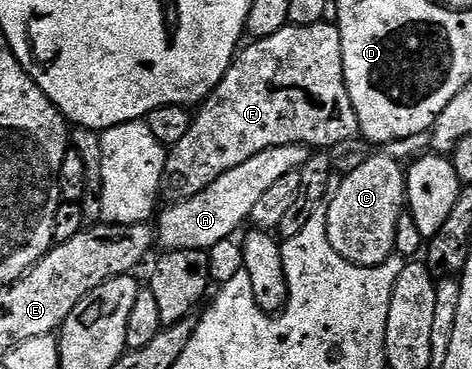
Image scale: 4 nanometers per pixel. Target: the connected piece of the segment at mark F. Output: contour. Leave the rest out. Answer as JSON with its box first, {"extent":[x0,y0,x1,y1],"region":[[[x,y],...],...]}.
{"extent":[164,21,358,200],"region":[[[329,21],[306,27],[286,25],[266,39],[250,42],[250,47],[234,58],[223,81],[209,98],[200,104],[197,116],[192,116],[189,127],[175,144],[171,157],[165,161],[164,186],[177,194],[178,200],[190,199],[207,189],[219,177],[243,161],[251,161],[255,153],[272,147],[300,143],[310,149],[329,149],[336,143],[358,138],[357,114],[351,105],[345,84],[345,66],[341,52],[341,31]]]}

